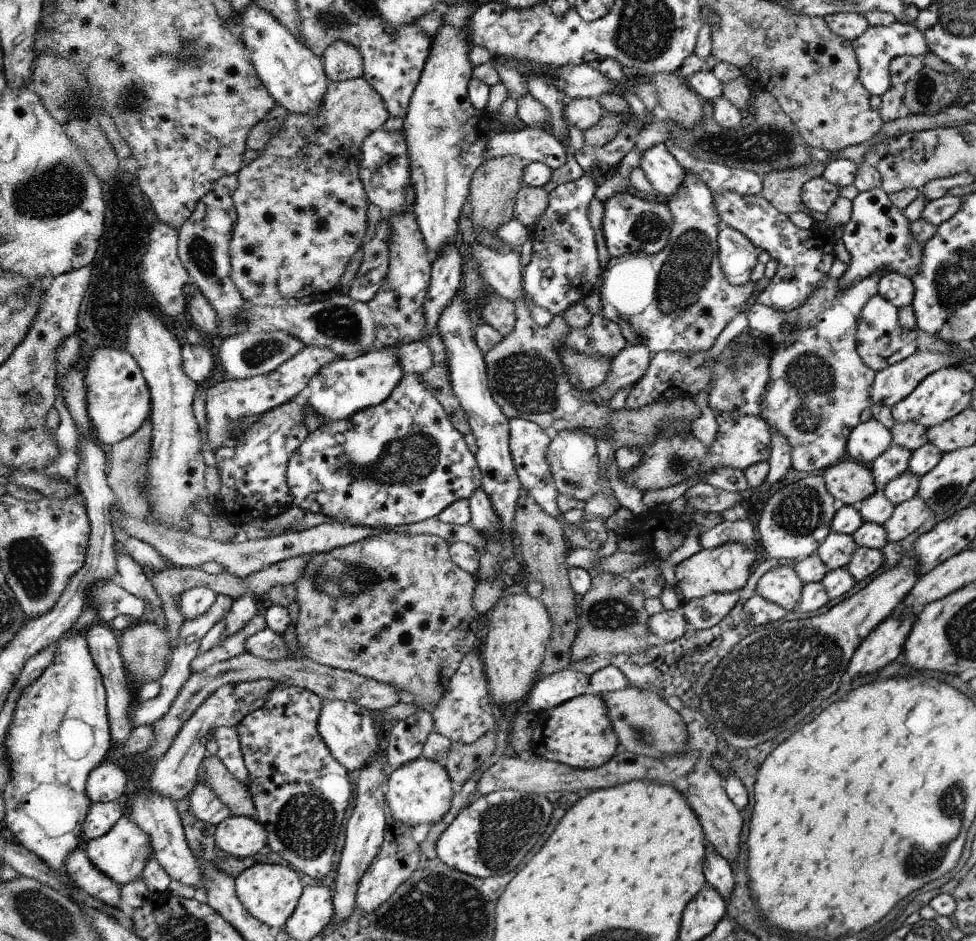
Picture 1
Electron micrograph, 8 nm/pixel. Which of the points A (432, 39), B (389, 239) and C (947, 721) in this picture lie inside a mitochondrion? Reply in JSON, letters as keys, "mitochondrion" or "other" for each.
{"A":"other","B":"other","C":"other"}

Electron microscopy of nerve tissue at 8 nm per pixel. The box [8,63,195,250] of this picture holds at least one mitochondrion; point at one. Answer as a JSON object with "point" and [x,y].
{"point":[59,189]}

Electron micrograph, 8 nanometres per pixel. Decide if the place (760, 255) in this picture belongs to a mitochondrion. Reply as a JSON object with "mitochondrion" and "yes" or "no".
{"mitochondrion":"no"}

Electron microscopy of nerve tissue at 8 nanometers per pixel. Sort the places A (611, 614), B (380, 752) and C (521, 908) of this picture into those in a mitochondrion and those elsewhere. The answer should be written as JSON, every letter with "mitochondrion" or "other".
{"A":"mitochondrion","B":"other","C":"other"}

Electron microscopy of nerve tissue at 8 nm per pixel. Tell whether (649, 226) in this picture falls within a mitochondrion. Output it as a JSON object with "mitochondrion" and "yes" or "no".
{"mitochondrion":"yes"}

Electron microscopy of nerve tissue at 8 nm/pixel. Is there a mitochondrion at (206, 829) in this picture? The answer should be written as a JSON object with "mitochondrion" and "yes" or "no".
{"mitochondrion":"no"}

